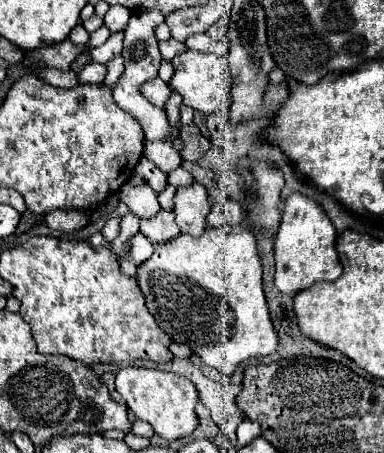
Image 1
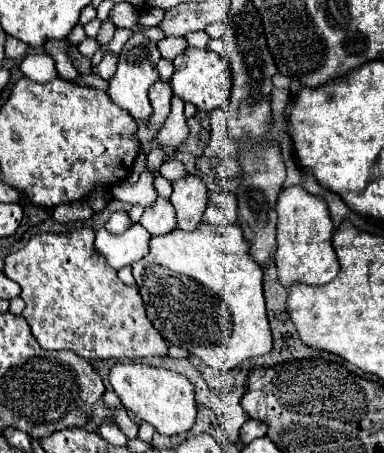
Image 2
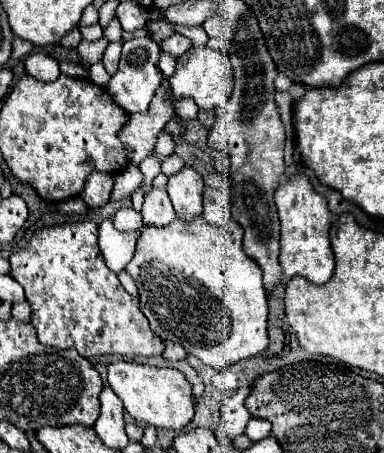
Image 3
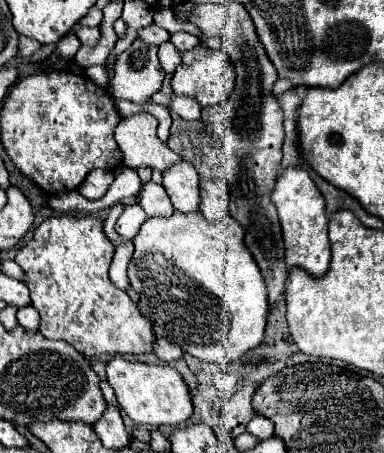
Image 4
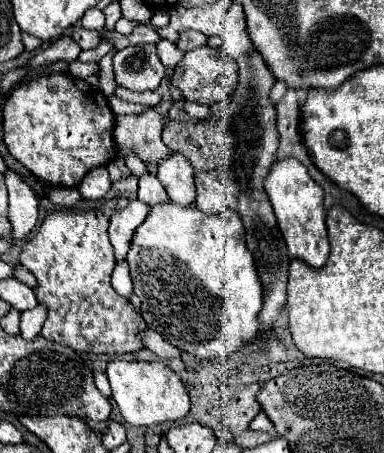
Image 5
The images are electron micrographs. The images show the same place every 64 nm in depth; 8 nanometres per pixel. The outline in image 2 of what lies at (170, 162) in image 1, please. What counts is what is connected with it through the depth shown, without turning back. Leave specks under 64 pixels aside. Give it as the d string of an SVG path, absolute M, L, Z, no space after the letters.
M172 96L172 110L170 110L166 122L162 124L160 132L156 134L156 138L152 142L144 144L144 154L148 154L154 148L162 148L164 162L174 160L176 150L178 150L180 142L186 140L186 136L188 136L188 126L186 126L186 118L184 118L184 102L178 96Z

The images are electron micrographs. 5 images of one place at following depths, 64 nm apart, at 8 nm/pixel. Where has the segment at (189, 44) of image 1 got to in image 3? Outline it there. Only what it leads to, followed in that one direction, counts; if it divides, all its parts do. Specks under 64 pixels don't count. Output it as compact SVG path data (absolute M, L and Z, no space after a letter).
M180 26L178 32L182 32L186 38L190 38L194 46L204 46L204 44L208 42L208 36L206 36L206 32L204 32L202 26L200 26L200 28L186 28L186 26Z

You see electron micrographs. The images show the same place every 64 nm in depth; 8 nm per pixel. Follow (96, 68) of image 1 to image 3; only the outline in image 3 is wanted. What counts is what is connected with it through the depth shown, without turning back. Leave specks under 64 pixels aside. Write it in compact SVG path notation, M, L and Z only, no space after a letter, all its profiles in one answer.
M108 44L106 50L104 50L104 68L106 72L112 76L118 68L118 60L120 60L120 50L122 50L122 44Z

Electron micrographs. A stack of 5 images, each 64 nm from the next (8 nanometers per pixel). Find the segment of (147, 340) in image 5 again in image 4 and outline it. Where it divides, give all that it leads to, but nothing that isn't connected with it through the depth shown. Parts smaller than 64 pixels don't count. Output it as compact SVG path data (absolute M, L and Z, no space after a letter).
M158 338L158 342L156 342L156 346L154 346L154 352L156 352L156 356L158 356L160 360L164 360L164 362L180 360L180 358L182 358L182 354L184 354L180 346L170 344L168 340L160 340L160 338Z

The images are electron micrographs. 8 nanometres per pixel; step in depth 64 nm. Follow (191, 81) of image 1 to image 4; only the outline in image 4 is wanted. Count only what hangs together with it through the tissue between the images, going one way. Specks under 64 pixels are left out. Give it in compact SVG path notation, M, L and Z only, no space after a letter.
M202 44L182 54L182 62L172 74L172 90L176 96L192 96L202 108L216 106L228 98L228 94L234 90L234 68L228 60L224 50L212 50Z

